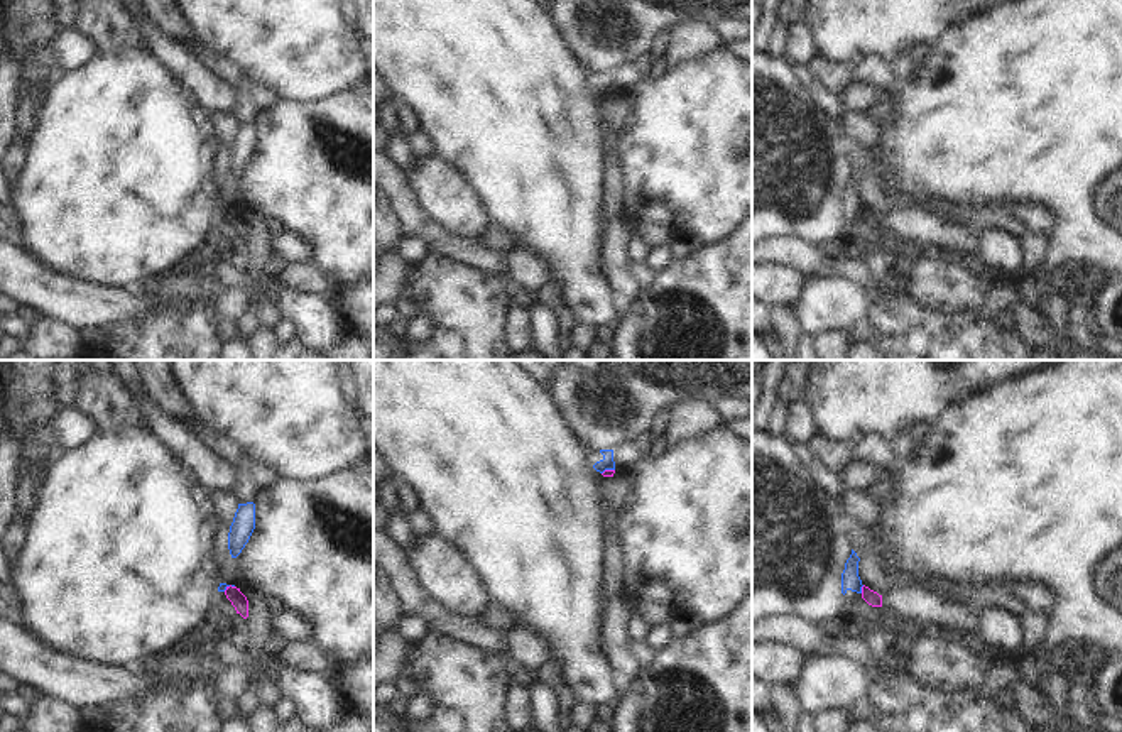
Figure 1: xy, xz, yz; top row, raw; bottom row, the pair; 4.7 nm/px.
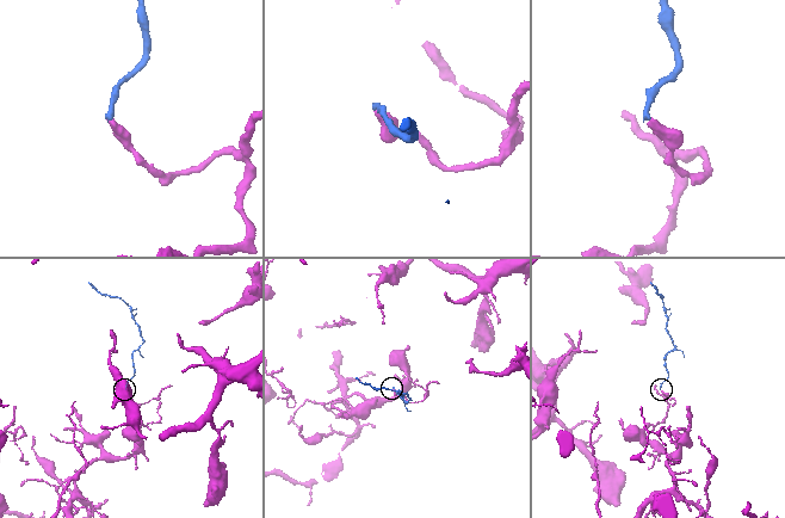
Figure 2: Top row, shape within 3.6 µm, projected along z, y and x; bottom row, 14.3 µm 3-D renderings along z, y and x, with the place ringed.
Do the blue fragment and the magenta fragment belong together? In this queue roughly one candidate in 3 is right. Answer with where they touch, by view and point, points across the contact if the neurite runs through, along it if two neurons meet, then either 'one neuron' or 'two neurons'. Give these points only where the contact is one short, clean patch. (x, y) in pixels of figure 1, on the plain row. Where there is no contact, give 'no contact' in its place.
yz (860, 210) | along yz (864, 207), (860, 213) | two neurons

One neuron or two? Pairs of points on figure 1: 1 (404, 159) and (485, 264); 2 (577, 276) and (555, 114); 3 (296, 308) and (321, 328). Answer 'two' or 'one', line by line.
1: two
2: one
3: one

